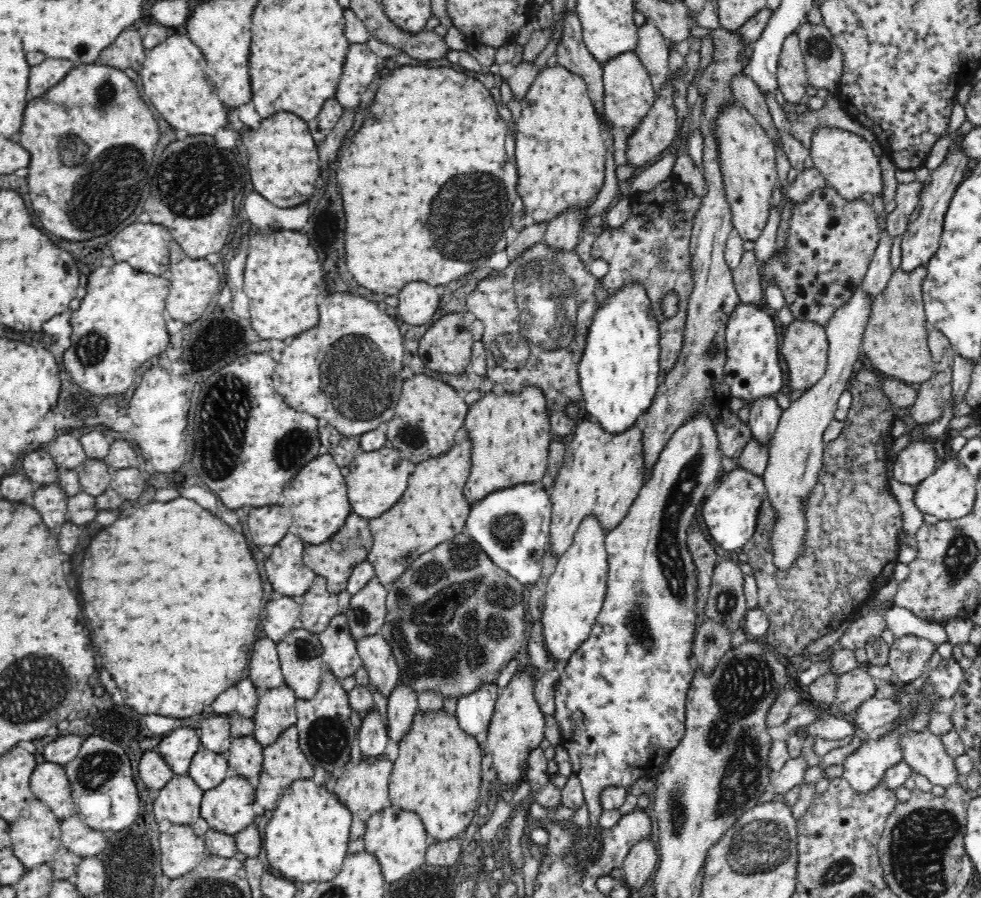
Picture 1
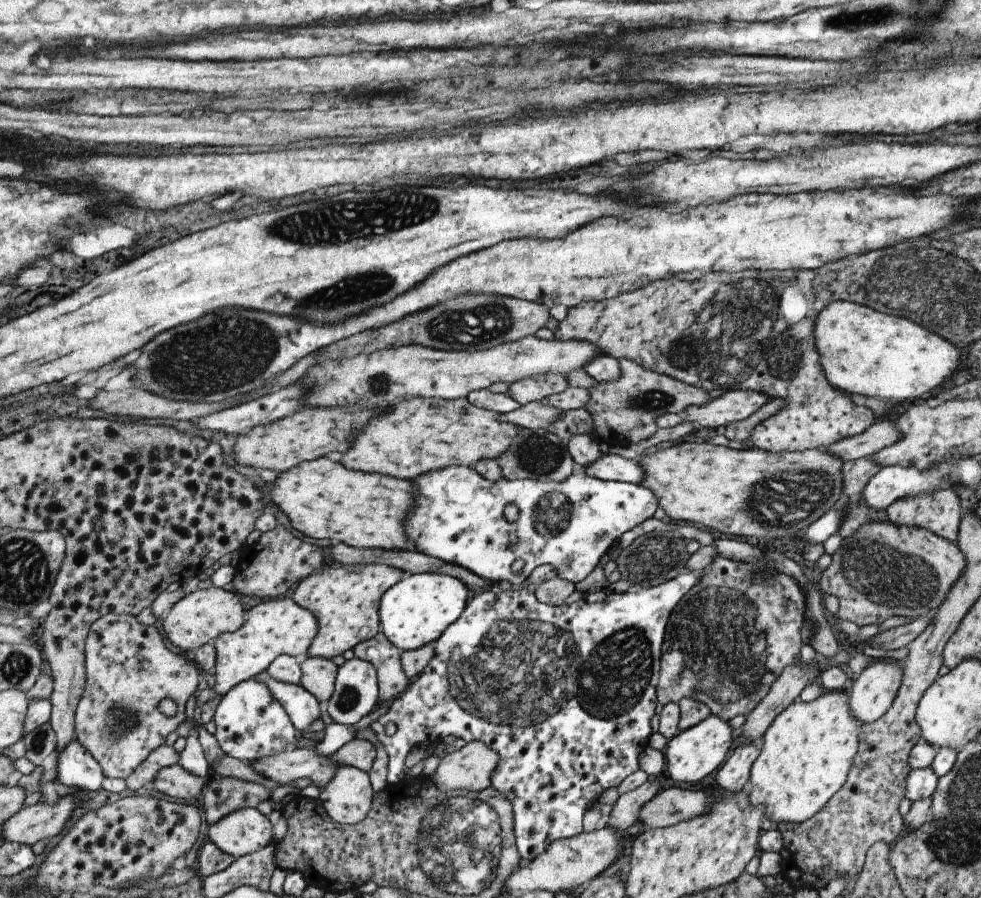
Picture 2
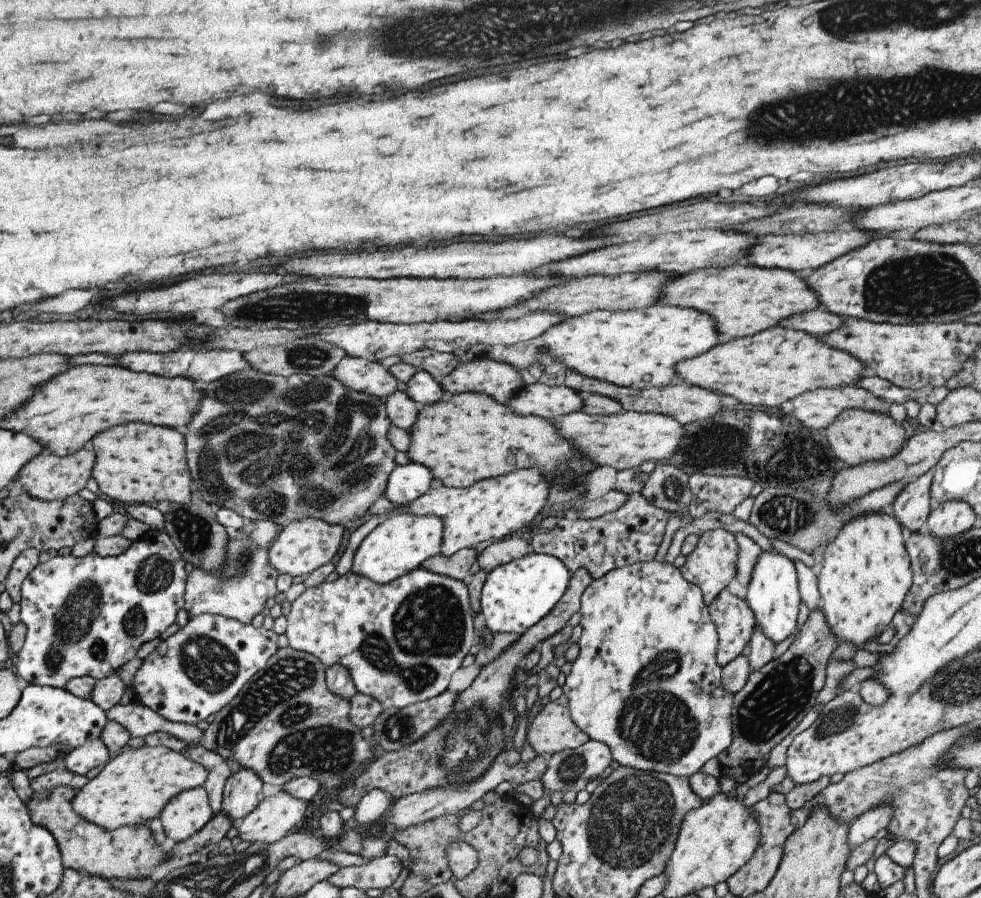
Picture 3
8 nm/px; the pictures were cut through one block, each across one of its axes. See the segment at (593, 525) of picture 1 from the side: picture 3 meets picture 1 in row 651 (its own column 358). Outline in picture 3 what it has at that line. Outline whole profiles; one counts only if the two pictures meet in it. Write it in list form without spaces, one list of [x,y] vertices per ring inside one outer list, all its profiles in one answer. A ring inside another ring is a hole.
[[[406,508],[392,512],[362,540],[353,557],[351,572],[378,585],[401,578],[419,568],[424,560],[441,552],[443,523],[436,516],[410,515]]]

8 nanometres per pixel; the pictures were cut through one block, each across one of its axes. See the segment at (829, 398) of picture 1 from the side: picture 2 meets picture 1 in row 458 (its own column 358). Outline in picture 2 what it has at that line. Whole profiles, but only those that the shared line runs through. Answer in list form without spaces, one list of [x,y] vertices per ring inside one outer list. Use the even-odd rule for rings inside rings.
[[[340,765],[318,799],[330,818],[343,825],[353,825],[366,818],[373,796],[369,773],[350,765]]]

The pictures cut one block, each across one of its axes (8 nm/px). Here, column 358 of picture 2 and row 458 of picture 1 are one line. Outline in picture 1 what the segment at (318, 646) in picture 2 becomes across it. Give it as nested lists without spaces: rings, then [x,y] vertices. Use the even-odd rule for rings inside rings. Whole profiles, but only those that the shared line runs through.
[[[594,420],[578,422],[574,429],[574,436],[570,443],[565,445],[565,455],[559,472],[549,491],[552,518],[550,523],[549,551],[558,559],[570,548],[574,535],[580,523],[586,516],[595,516],[600,523],[603,532],[614,530],[620,521],[626,516],[633,500],[638,496],[639,490],[644,484],[644,449],[642,444],[642,431],[637,424],[628,428],[626,432],[613,434],[600,427],[600,423]]]

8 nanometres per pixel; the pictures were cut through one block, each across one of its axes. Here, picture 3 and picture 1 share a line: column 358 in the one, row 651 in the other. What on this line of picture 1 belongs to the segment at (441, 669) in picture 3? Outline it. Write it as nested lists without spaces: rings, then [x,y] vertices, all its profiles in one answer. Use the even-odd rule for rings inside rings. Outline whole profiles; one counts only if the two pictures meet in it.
[[[698,410],[698,412],[694,412],[692,415],[692,419],[688,419],[682,427],[678,428],[670,436],[668,444],[664,446],[664,450],[660,452],[660,456],[658,456],[658,460],[653,466],[652,476],[642,485],[638,496],[633,500],[626,516],[614,530],[610,530],[610,532],[605,534],[608,572],[603,607],[597,616],[590,637],[584,643],[581,643],[580,648],[568,660],[564,671],[560,671],[560,678],[558,679],[558,684],[556,684],[556,707],[553,715],[559,726],[560,743],[570,755],[572,771],[581,782],[584,800],[589,810],[588,833],[593,833],[593,835],[601,829],[598,819],[603,811],[599,799],[602,790],[607,786],[626,787],[628,789],[638,778],[644,778],[644,776],[655,780],[667,764],[672,750],[680,744],[680,740],[682,740],[682,736],[686,732],[686,702],[690,686],[692,685],[692,678],[694,678],[695,674],[695,671],[690,668],[690,658],[693,655],[693,643],[695,642],[695,634],[697,633],[696,590],[698,590],[696,565],[694,565],[692,555],[687,547],[687,528],[694,518],[694,513],[698,512],[706,495],[721,475],[723,471],[721,458],[724,455],[719,449],[718,434],[715,431],[714,425],[712,425],[712,419],[703,410]]]

